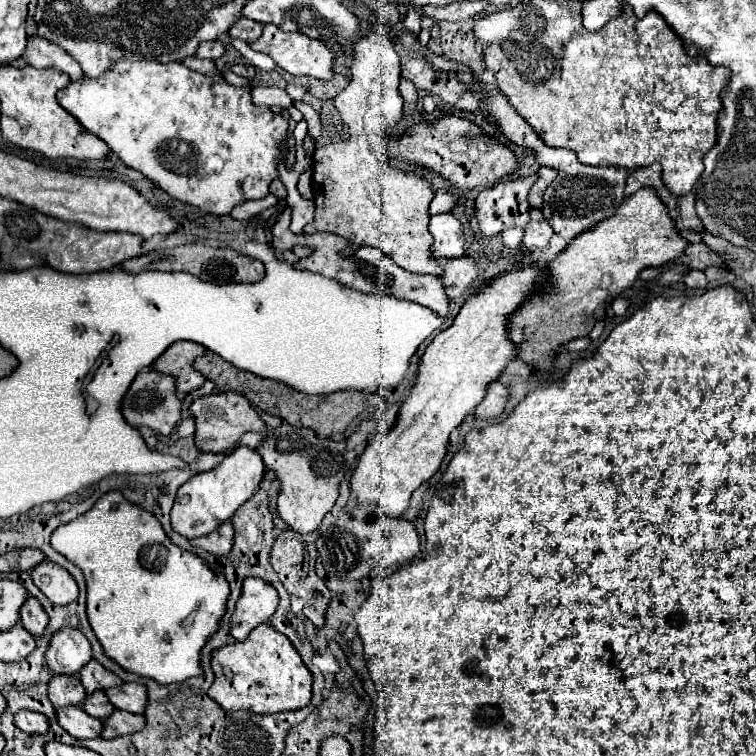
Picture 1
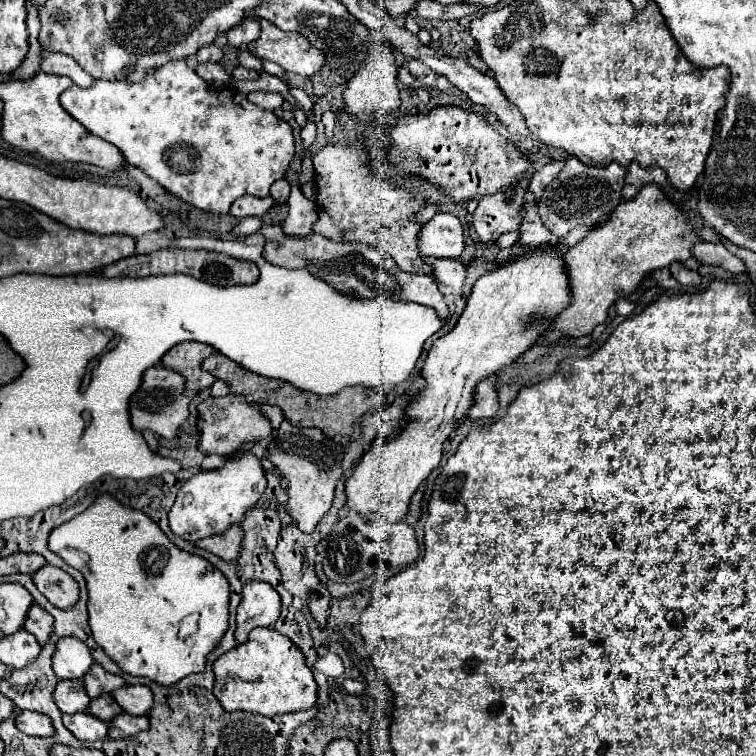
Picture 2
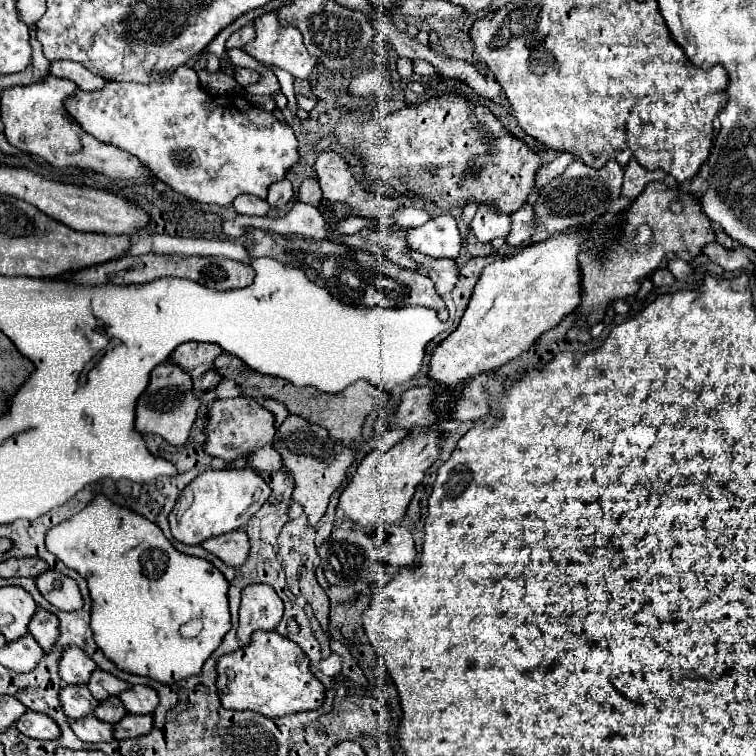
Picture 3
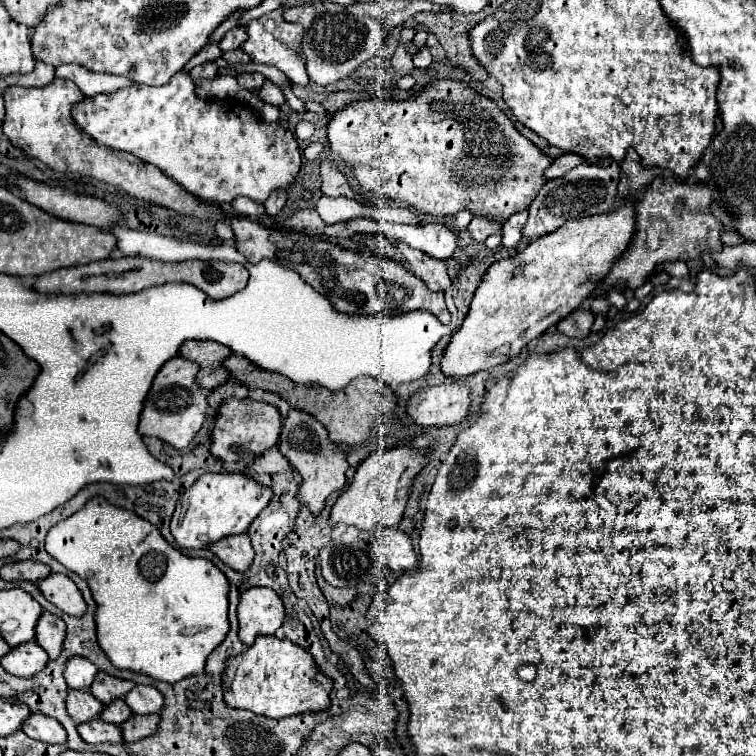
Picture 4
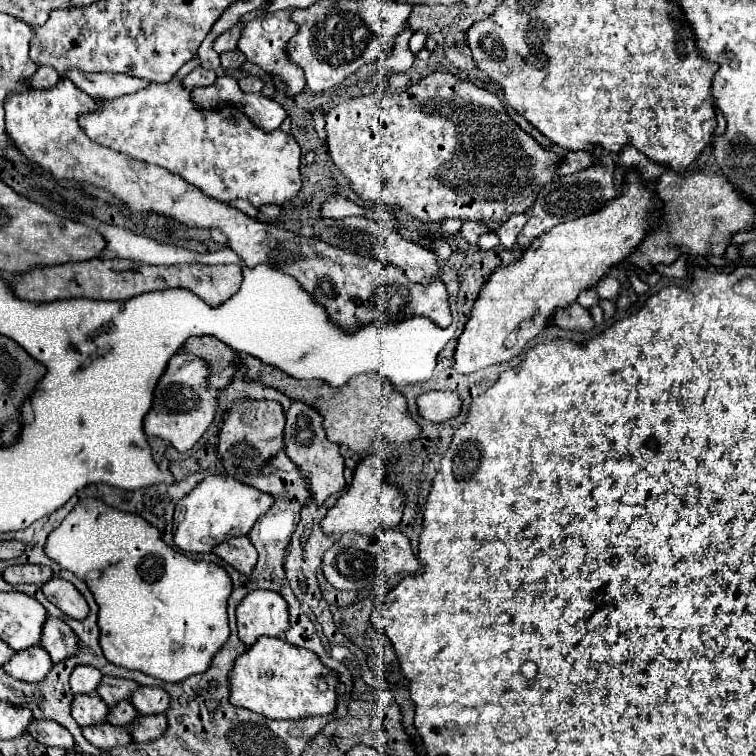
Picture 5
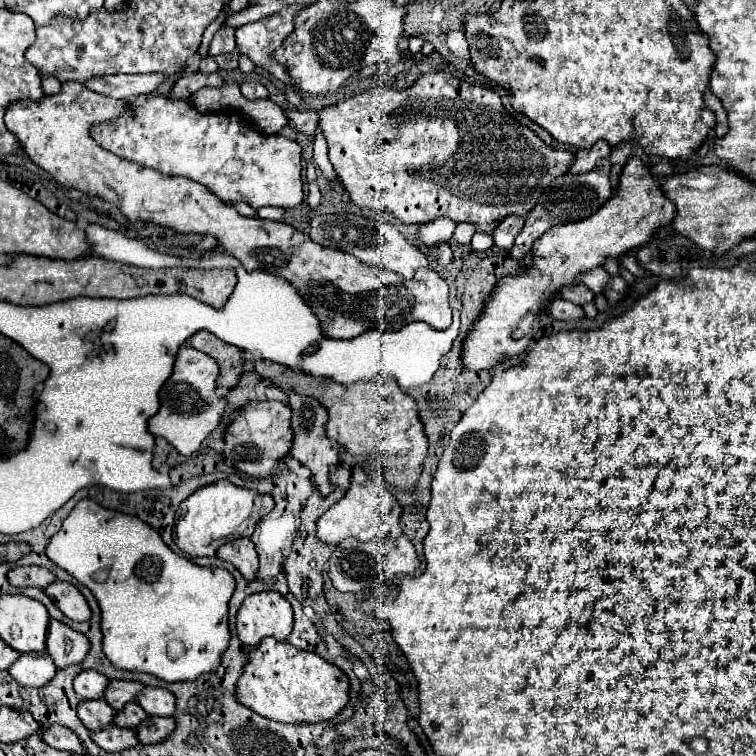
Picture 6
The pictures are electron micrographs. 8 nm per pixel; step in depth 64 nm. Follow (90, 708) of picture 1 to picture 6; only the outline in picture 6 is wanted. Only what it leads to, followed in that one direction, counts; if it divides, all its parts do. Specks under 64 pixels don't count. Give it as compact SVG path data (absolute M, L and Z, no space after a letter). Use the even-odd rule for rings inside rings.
M128 702L120 712L116 712L114 724L122 728L136 728L144 718L148 718L148 714L136 702Z

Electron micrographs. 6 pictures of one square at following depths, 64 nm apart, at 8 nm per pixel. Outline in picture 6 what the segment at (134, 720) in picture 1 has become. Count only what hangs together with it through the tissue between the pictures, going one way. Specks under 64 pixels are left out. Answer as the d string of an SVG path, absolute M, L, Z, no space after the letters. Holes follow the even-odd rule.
M150 716L150 718L146 718L144 722L138 724L136 738L140 740L140 744L156 744L156 742L162 742L172 730L174 730L172 718Z

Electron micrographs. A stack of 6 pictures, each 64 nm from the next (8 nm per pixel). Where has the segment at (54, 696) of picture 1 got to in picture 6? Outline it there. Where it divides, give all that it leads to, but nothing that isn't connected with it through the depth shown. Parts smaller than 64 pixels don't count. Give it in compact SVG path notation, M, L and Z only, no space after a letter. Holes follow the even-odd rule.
M104 698L98 700L82 700L76 708L80 722L88 728L88 730L102 730L106 726L112 724L116 710L112 706L106 704Z

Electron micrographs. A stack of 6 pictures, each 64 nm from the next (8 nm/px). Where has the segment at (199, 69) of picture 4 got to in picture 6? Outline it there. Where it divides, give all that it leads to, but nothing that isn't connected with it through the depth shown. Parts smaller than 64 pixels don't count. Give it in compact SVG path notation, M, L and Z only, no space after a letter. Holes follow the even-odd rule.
M196 72L192 76L182 76L176 86L172 88L172 96L174 98L190 98L190 94L194 90L200 90L204 86L220 86L222 78L218 72L214 74L204 74L204 72Z

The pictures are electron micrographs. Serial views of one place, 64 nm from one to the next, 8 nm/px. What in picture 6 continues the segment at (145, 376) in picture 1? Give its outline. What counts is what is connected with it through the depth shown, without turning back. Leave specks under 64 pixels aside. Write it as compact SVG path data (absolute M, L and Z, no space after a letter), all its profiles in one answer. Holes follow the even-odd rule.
M182 346L176 354L176 360L174 360L174 370L172 370L172 376L164 382L164 386L160 388L160 408L158 412L148 420L148 430L150 434L154 436L162 436L166 438L180 454L192 454L200 448L202 440L218 426L220 422L220 416L224 412L224 406L226 406L226 400L220 398L216 394L216 386L214 386L214 378L218 376L218 364L212 360L212 358L206 358L206 354L198 352L198 350L190 350L190 346Z

